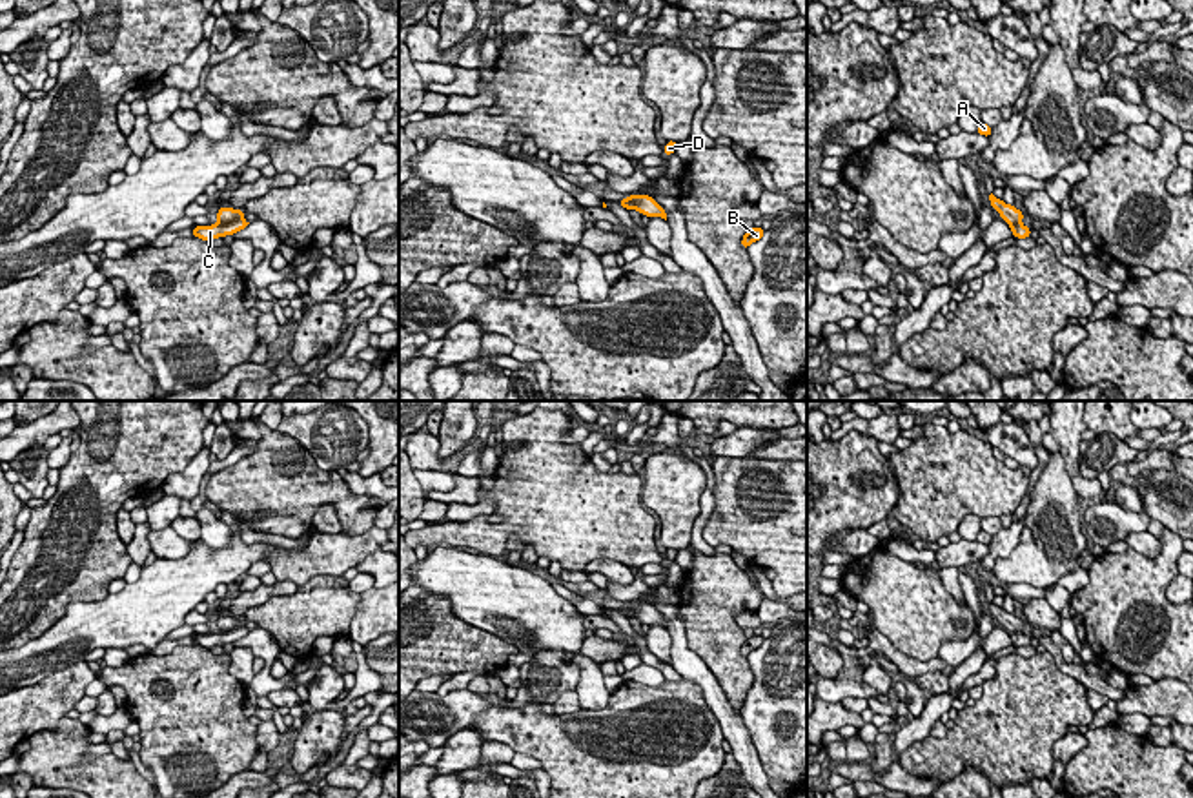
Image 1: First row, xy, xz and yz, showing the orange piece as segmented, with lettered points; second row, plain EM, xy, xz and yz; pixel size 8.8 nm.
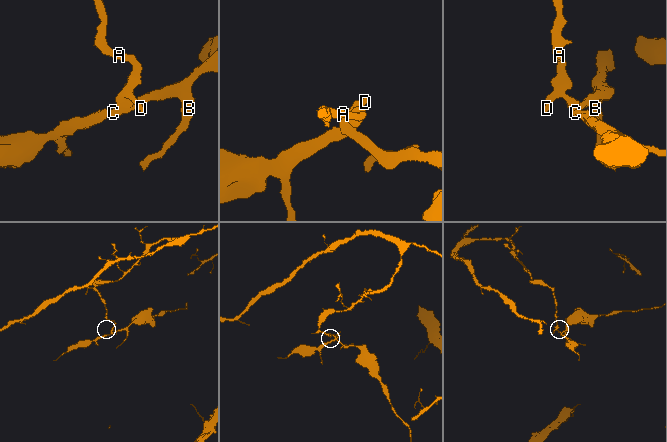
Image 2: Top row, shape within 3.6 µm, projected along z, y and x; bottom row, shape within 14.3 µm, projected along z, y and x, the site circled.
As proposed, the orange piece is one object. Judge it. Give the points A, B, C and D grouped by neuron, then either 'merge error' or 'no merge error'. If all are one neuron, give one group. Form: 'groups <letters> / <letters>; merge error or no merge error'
groups A D / B C; merge error

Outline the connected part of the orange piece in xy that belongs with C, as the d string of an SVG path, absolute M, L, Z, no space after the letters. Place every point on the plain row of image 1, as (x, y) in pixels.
M240 625L233 630L228 632L211 632L211 634L193 634L193 643L191 645L199 645L202 649L213 649L217 645L226 645L226 643L235 643L237 639L244 638L250 630Z

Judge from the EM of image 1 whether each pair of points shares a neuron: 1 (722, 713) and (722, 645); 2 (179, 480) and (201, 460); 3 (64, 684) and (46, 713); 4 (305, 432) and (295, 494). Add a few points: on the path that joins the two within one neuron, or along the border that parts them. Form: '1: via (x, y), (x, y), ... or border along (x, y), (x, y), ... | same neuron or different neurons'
1: border along (696, 654), (738, 715) | different neurons
2: via (184, 478), (197, 465) | same neuron
3: via (61, 691), (46, 705) | same neuron
4: border along (277, 429), (290, 434), (321, 469), (334, 470) | different neurons

